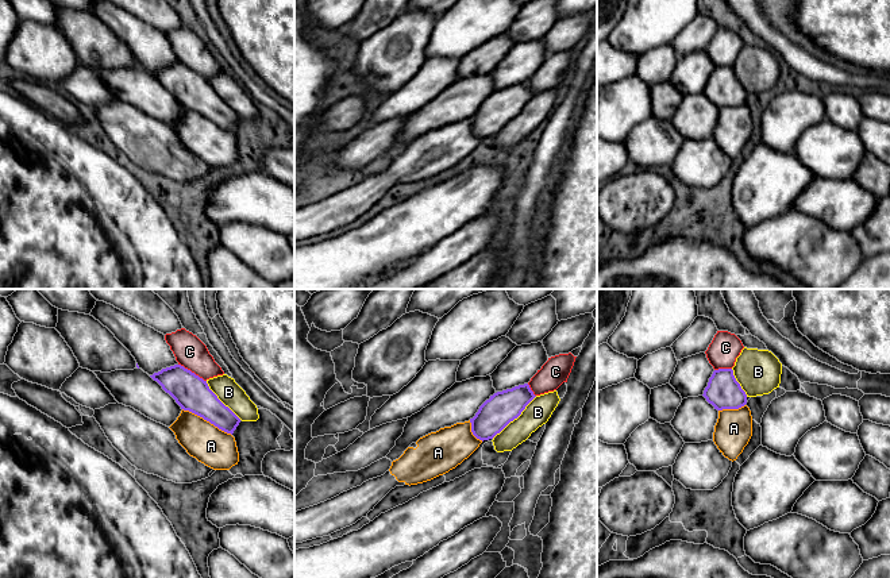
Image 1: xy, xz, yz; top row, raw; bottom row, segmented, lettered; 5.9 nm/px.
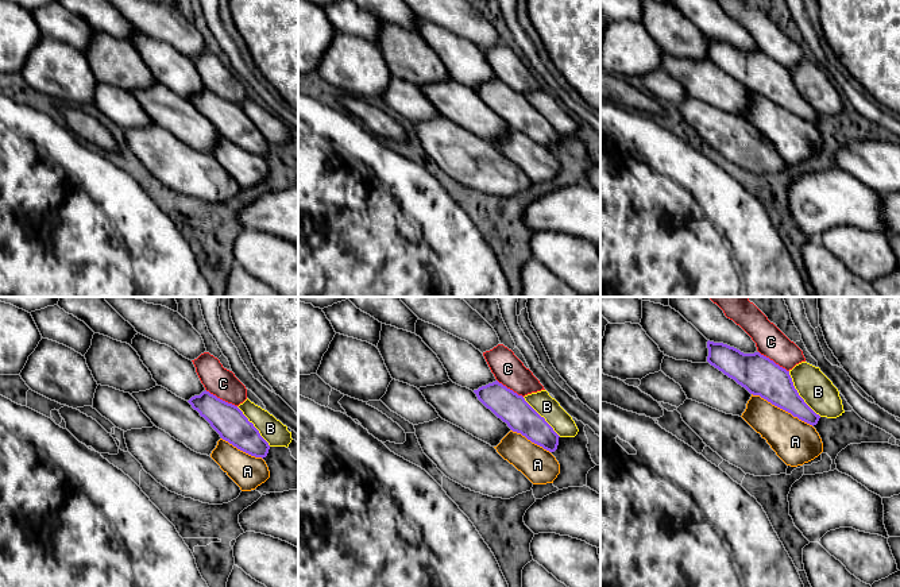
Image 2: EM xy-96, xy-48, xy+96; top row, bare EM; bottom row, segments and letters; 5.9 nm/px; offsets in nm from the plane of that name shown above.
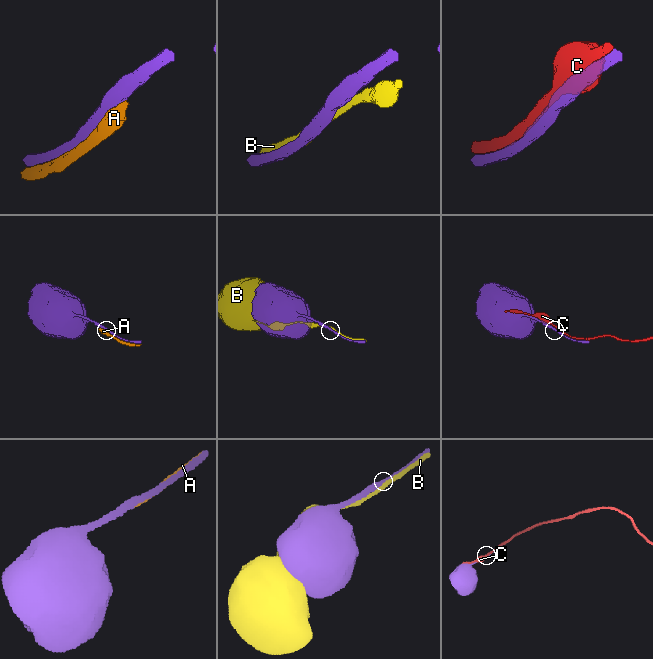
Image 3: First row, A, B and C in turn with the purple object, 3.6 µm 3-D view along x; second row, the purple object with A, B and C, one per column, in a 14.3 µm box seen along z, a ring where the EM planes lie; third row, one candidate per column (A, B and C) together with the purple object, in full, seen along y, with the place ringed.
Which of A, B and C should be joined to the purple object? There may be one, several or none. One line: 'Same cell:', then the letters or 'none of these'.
Same cell: none of these

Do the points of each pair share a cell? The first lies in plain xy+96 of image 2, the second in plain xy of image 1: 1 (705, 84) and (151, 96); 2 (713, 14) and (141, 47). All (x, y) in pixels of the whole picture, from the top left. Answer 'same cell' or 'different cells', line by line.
1: same cell
2: same cell

